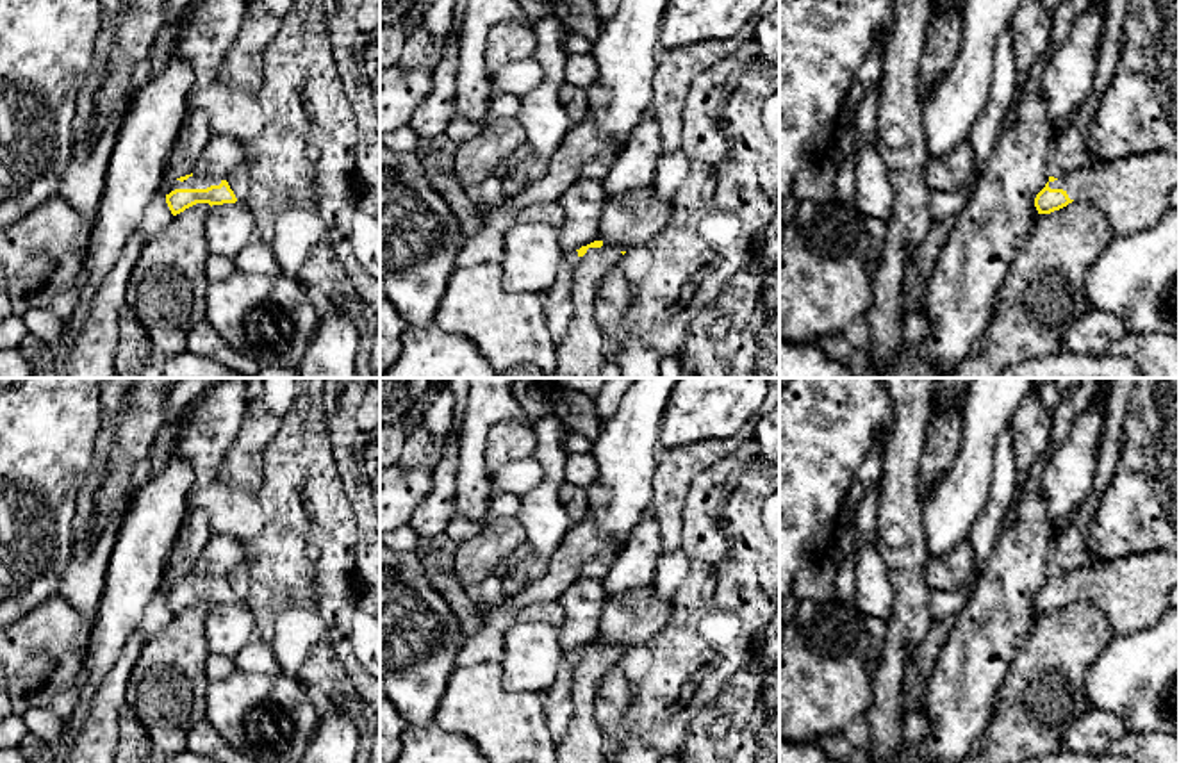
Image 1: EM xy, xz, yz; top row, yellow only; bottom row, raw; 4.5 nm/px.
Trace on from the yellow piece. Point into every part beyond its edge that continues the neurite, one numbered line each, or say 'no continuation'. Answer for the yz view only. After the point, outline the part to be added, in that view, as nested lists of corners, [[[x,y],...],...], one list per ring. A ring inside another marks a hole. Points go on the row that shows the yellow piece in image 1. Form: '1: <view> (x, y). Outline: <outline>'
1: yz (1133, 193). Outline: [[[1134,153],[1106,162],[1102,168],[1065,173],[1054,182],[1049,182],[1049,187],[1063,189],[1070,200],[1086,198],[1095,203],[1109,219],[1117,241],[1152,228],[1170,209],[1168,196],[1175,187],[1179,187],[1179,153]]]

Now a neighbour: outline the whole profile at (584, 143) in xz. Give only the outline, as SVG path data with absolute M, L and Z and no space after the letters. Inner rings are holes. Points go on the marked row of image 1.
M592 114L580 125L573 125L557 152L546 164L544 175L526 185L515 196L505 196L496 205L483 205L476 201L476 207L483 214L496 210L521 210L532 203L558 201L558 198L580 178L581 168L592 160L603 160L610 164L615 159L617 150L622 144L605 137L596 125Z

